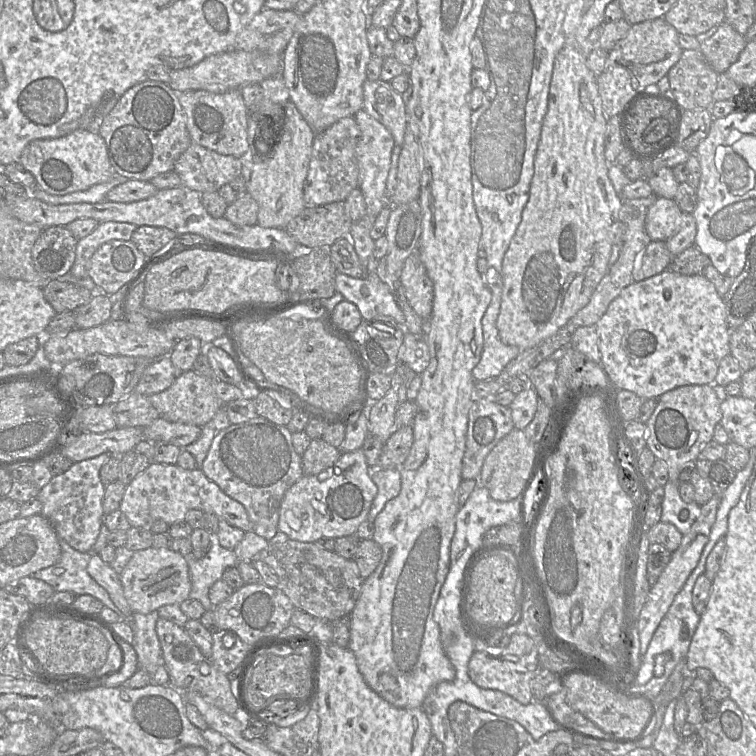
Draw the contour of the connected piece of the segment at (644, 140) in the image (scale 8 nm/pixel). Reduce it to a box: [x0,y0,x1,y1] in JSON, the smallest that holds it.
[621,97,680,159]

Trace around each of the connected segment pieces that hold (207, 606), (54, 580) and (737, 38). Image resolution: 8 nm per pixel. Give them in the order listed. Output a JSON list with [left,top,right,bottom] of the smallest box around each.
[[184,541,240,611],[31,523,121,615],[700,21,747,74]]

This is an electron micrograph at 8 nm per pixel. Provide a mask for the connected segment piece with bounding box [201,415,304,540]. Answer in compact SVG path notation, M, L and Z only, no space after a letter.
M259 415L218 431L201 470L245 507L253 531L267 540L278 532L279 509L286 491L304 475L302 456L293 447L290 430Z

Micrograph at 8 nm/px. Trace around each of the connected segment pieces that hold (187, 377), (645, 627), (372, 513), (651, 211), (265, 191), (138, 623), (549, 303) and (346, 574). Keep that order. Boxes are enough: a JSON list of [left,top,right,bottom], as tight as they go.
[[148,370,223,427],[637,495,721,658],[367,467,401,523],[645,197,682,241],[242,100,315,228],[131,610,164,677],[496,46,623,351],[253,542,365,621]]

